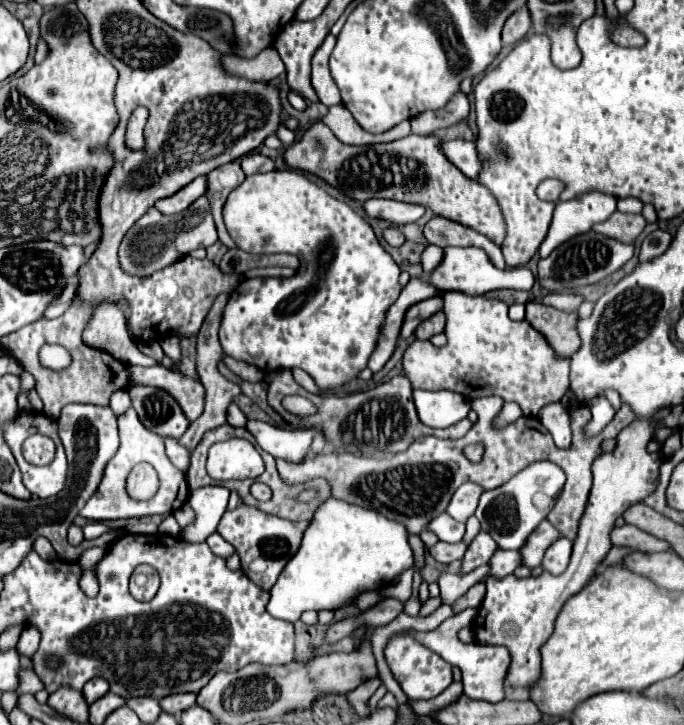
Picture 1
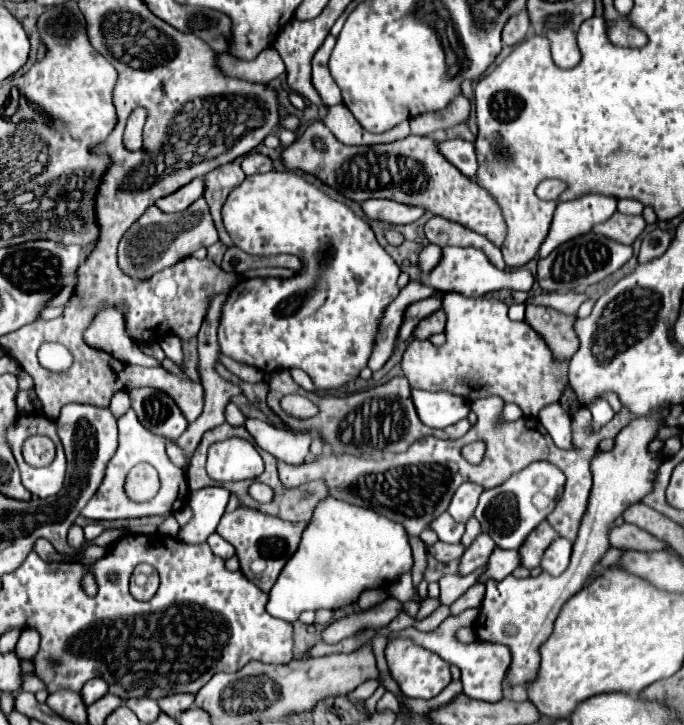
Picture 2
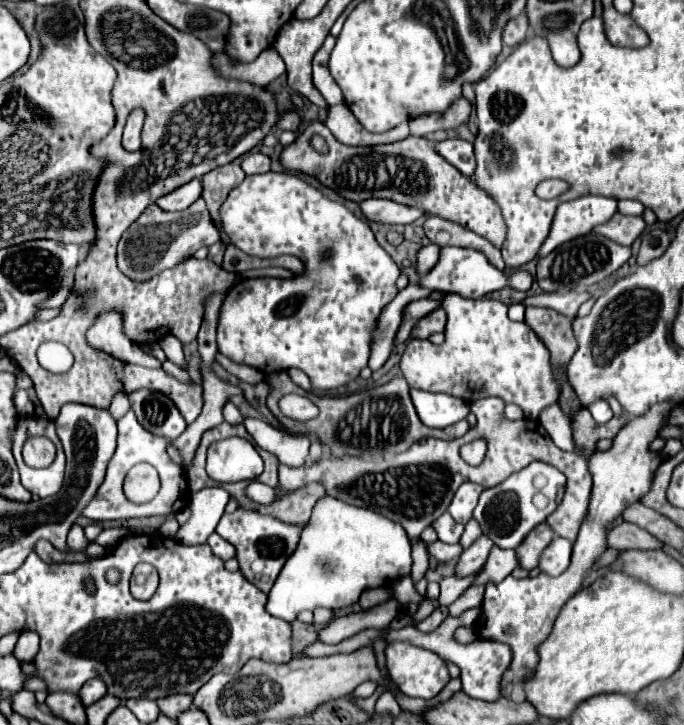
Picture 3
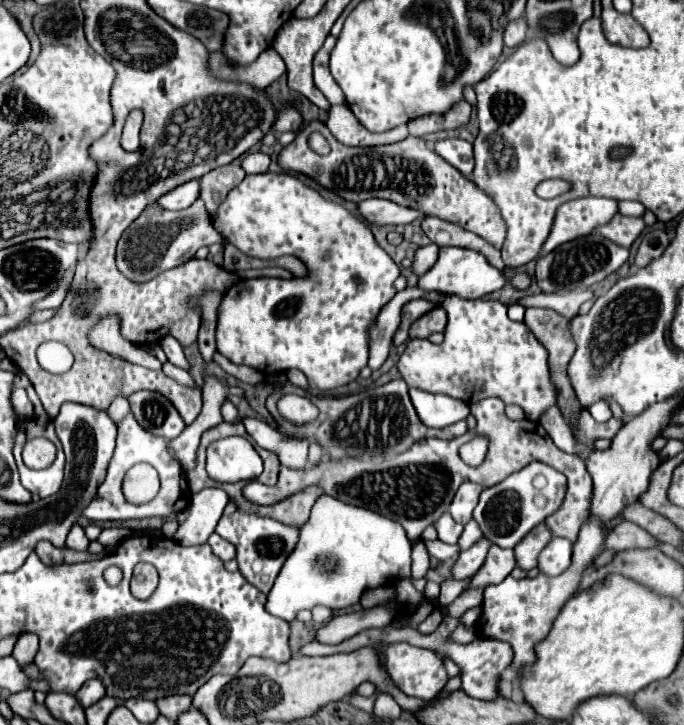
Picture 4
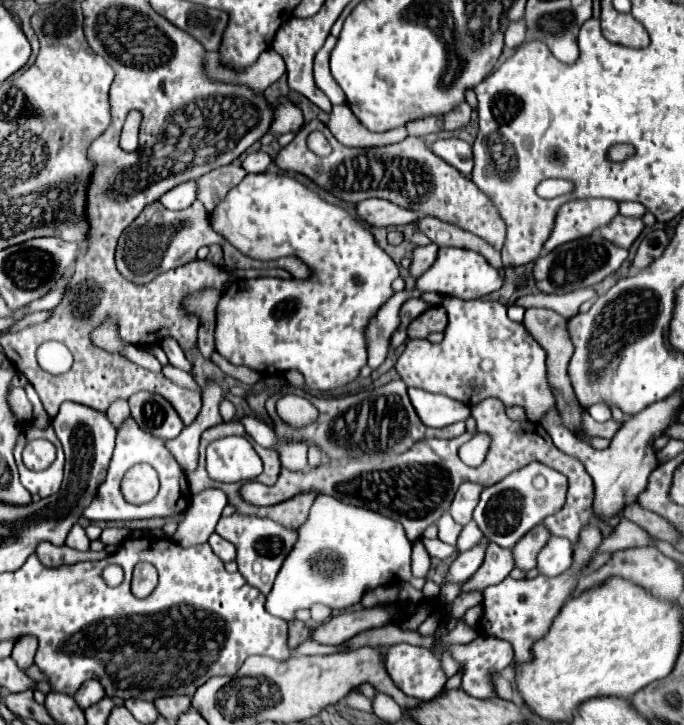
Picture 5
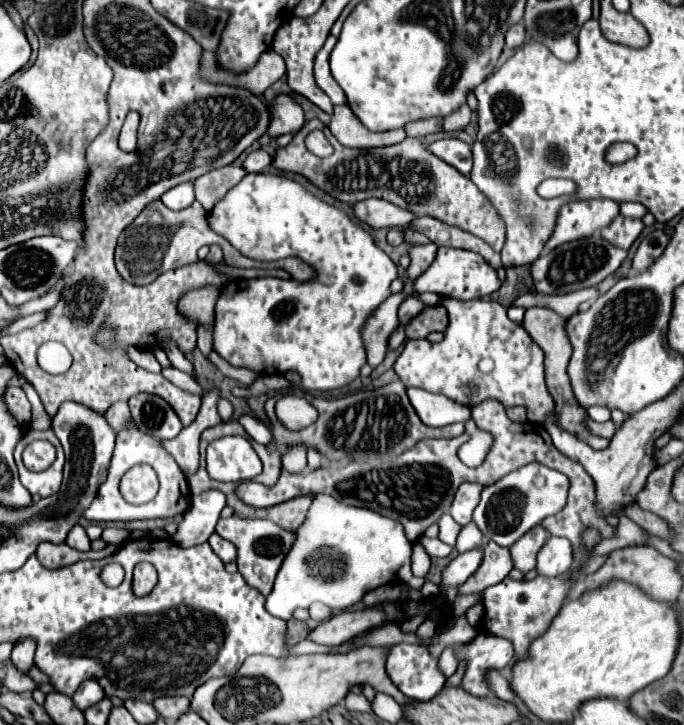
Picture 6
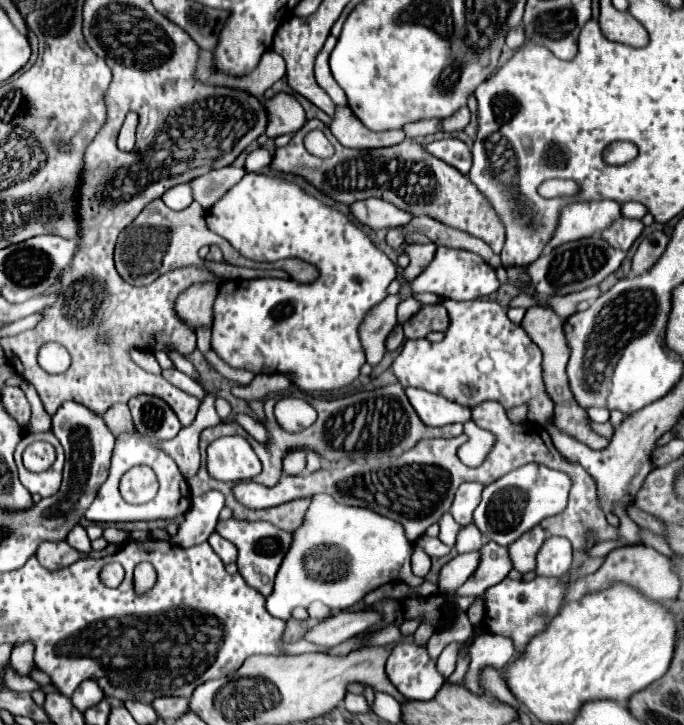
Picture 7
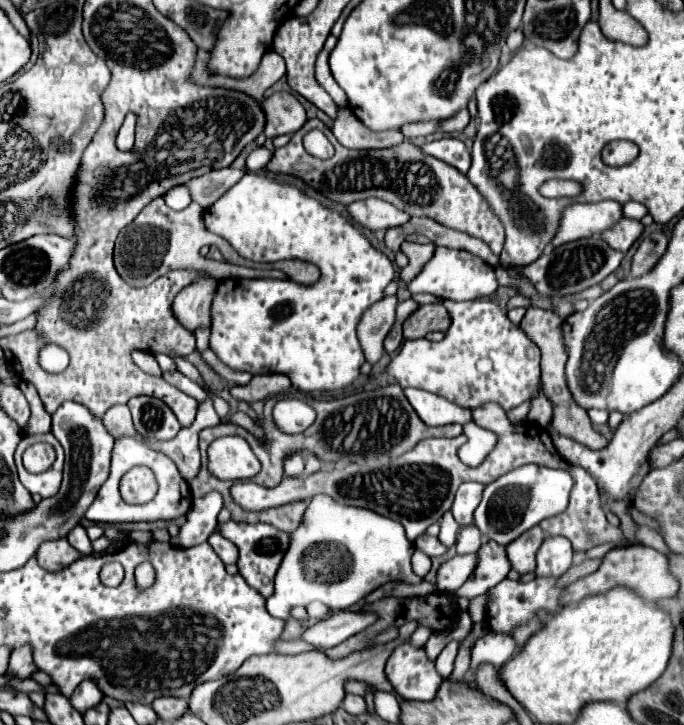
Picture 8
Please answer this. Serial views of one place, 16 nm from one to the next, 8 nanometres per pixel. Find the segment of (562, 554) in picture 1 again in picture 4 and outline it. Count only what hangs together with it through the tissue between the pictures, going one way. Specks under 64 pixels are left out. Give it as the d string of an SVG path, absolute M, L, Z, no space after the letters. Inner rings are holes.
M556 536L542 550L538 558L538 570L542 570L548 576L558 576L570 566L570 556L572 556L572 542Z

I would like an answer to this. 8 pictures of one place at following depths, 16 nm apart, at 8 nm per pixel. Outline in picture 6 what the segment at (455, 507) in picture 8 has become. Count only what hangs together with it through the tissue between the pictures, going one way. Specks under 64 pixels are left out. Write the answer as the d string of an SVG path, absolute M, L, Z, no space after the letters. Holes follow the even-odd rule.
M464 482L464 484L458 488L456 498L454 498L452 506L450 506L450 514L452 514L452 518L454 518L458 524L466 526L466 524L472 520L472 512L474 512L474 508L476 508L478 500L480 500L482 488L484 488L484 486L472 484L472 482Z

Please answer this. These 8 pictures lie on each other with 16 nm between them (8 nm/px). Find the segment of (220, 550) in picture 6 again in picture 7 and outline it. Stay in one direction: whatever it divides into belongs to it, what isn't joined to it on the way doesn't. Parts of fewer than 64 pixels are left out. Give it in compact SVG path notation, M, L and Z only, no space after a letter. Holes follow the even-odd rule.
M212 534L208 538L208 544L212 546L212 550L222 558L224 564L230 564L230 562L236 562L236 546L228 540L224 540L220 534Z

